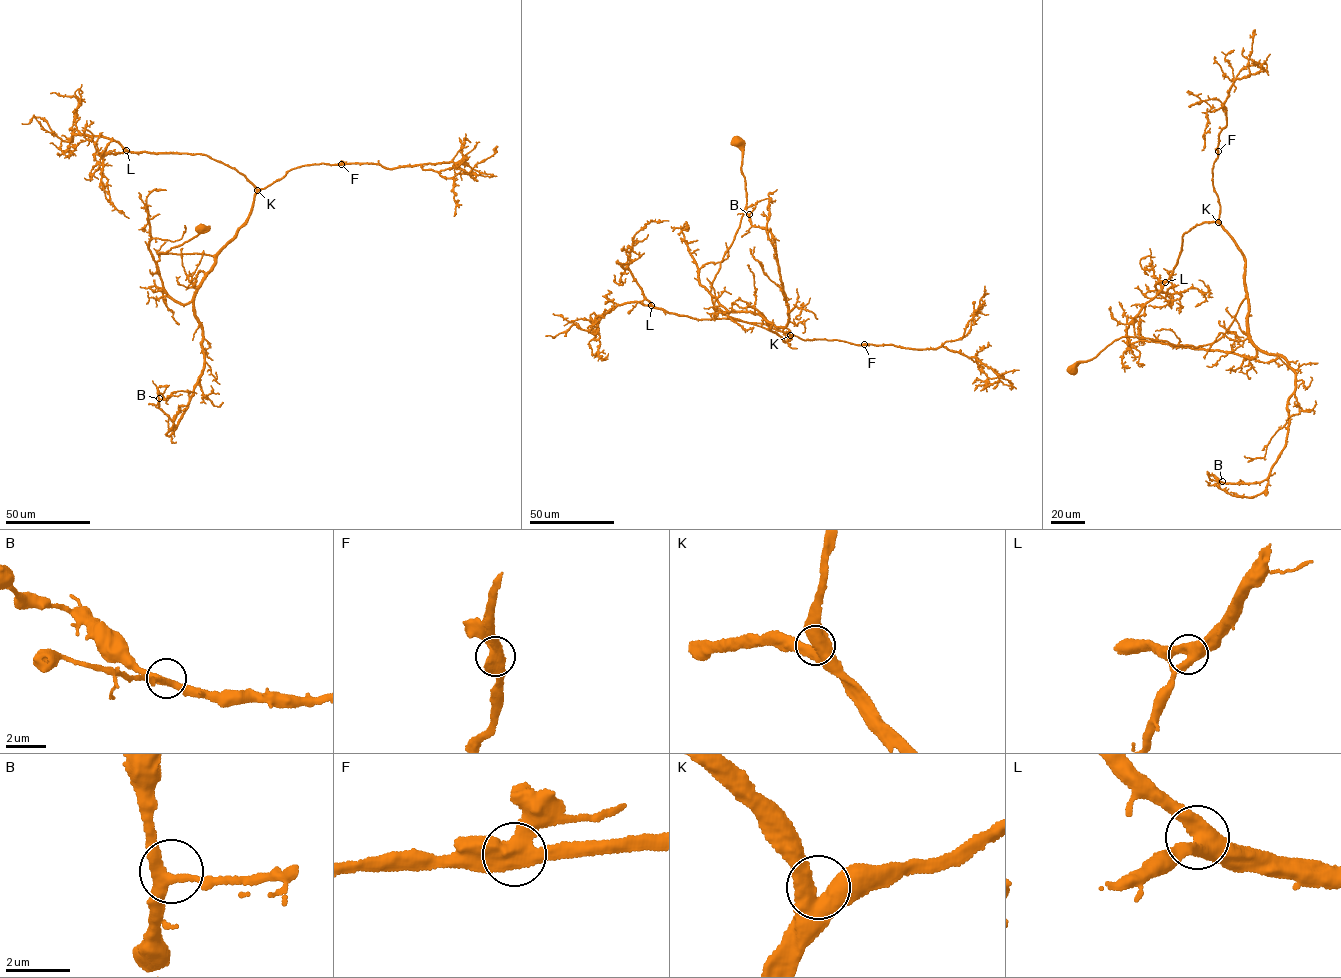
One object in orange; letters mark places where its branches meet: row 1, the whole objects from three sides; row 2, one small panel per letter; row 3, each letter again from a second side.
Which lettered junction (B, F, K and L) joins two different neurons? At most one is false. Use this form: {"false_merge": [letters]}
{"false_merge": []}

